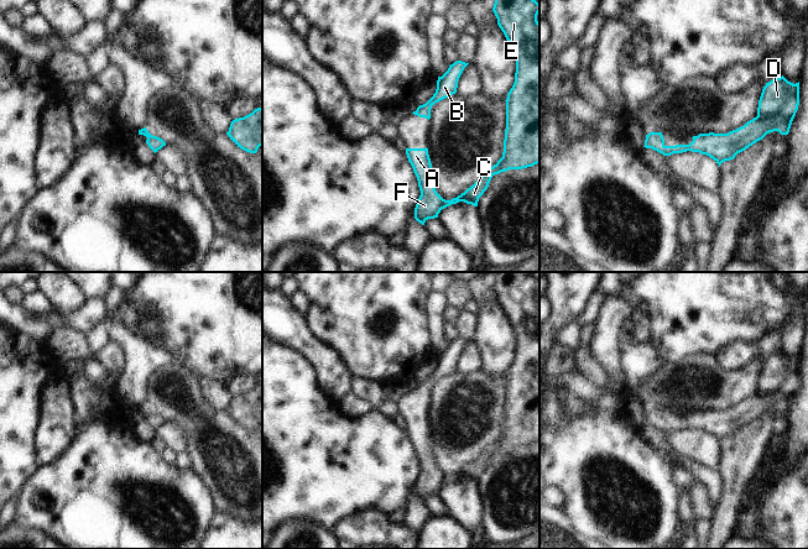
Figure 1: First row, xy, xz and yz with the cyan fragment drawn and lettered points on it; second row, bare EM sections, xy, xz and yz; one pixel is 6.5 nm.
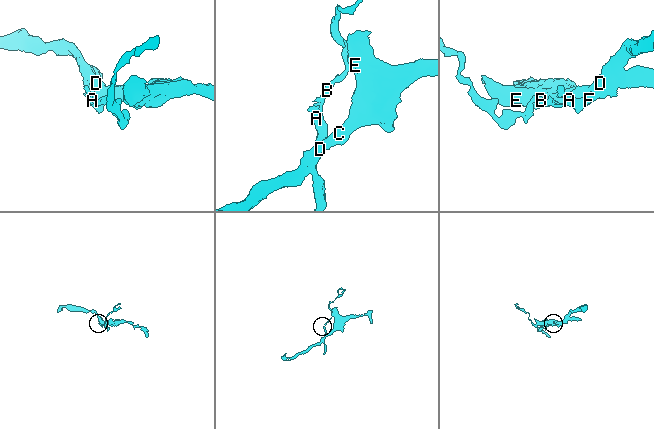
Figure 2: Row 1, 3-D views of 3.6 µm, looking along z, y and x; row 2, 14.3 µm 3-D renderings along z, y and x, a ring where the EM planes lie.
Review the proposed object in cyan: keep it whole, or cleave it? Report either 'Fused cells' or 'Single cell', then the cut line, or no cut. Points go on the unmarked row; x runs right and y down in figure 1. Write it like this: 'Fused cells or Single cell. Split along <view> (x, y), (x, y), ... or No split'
Single cell. No split

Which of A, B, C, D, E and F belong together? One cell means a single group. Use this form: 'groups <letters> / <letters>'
groups A B C D E F

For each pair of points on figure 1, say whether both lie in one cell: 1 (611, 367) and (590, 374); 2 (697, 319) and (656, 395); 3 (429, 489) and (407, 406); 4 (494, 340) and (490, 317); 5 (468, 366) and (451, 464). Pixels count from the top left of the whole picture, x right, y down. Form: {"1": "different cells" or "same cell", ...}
{"1": "different cells", "2": "different cells", "3": "same cell", "4": "same cell", "5": "different cells"}

